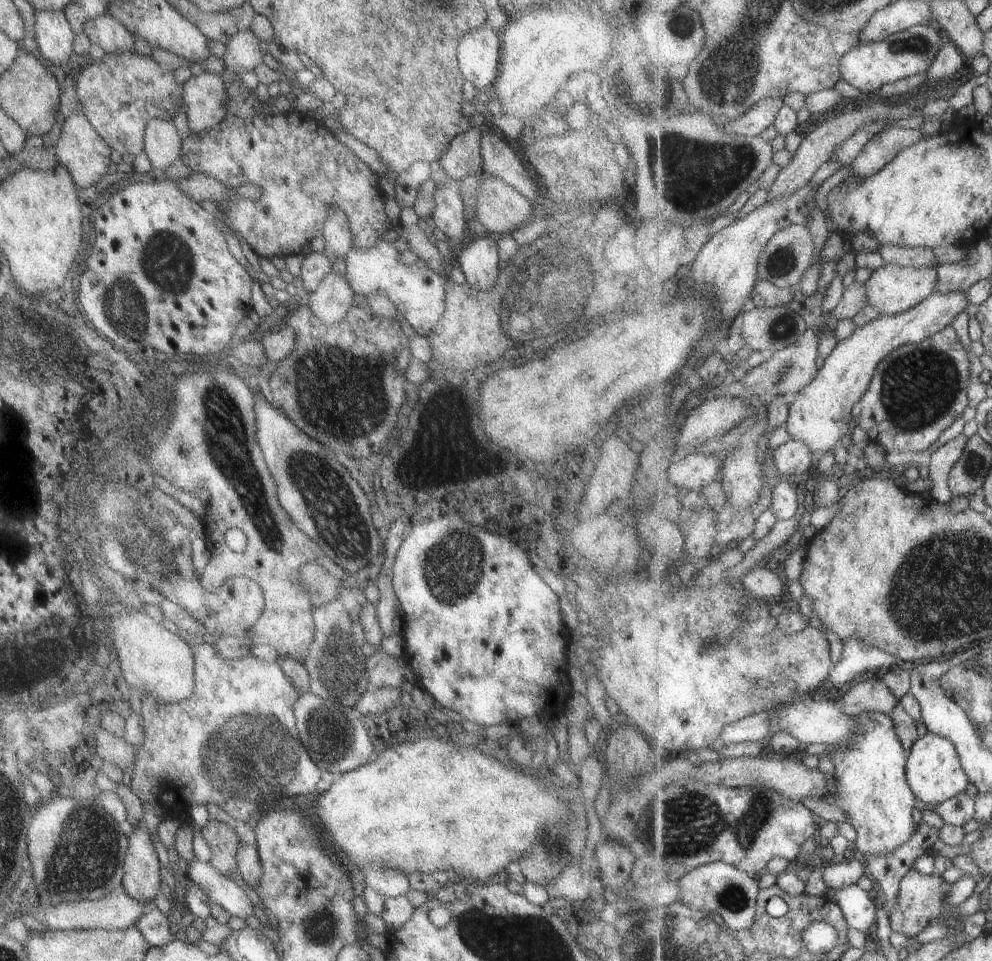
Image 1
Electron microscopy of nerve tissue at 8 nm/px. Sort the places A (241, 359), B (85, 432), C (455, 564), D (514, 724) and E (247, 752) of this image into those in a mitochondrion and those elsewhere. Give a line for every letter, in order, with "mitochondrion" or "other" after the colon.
A: other
B: other
C: mitochondrion
D: other
E: mitochondrion

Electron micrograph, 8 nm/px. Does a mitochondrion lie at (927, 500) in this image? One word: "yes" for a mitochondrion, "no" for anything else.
no

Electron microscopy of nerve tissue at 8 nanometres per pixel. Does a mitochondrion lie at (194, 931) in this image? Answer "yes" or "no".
no

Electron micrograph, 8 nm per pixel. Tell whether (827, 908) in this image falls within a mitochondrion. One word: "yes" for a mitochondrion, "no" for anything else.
no

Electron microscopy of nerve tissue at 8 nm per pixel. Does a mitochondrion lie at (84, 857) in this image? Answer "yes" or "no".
yes

